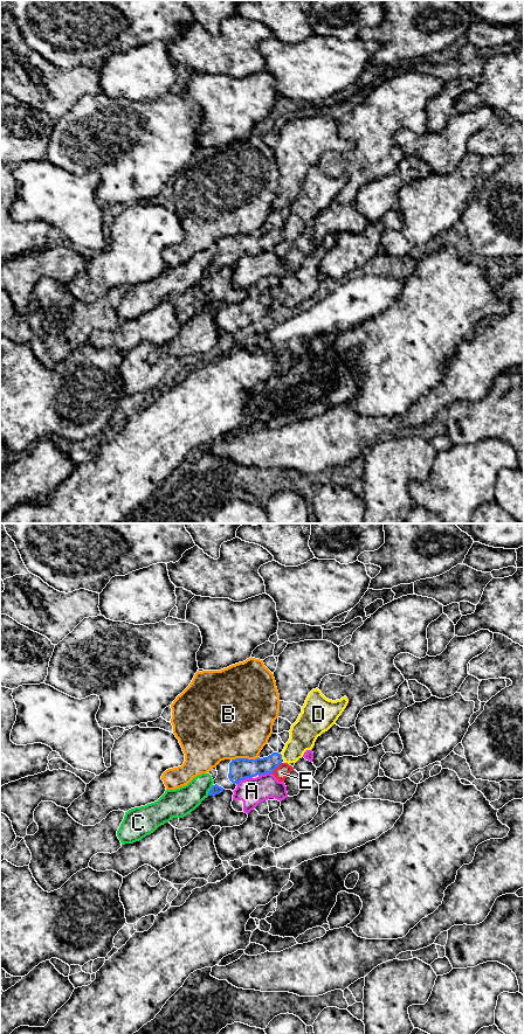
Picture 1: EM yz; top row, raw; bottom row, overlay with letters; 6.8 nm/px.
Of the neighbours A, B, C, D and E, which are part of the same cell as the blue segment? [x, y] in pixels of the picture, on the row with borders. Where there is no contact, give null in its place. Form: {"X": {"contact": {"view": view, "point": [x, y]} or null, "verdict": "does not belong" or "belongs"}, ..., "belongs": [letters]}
{"A": {"contact": {"view": "yz", "point": [243, 778]}, "verdict": "does not belong"}, "B": {"contact": {"view": "yz", "point": [245, 758]}, "verdict": "does not belong"}, "C": {"contact": {"view": "yz", "point": [209, 790]}, "verdict": "does not belong"}, "D": {"contact": {"view": "yz", "point": [281, 756]}, "verdict": "does not belong"}, "E": {"contact": {"view": "yz", "point": [276, 767]}, "verdict": "does not belong"}, "belongs": []}

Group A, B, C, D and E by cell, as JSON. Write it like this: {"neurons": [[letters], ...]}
{"neurons": [["A"], ["B"], ["C"], ["D", "E"]]}

